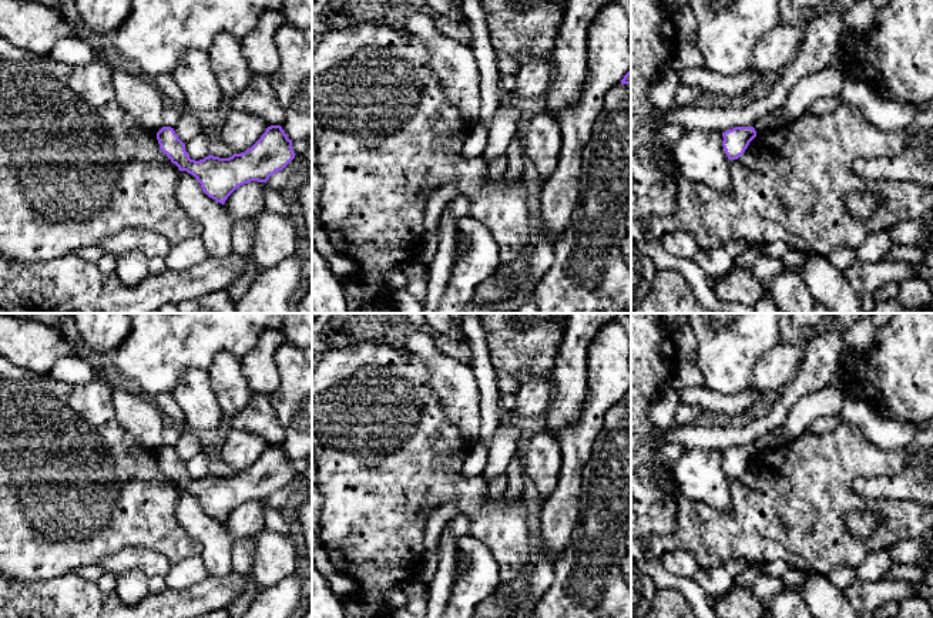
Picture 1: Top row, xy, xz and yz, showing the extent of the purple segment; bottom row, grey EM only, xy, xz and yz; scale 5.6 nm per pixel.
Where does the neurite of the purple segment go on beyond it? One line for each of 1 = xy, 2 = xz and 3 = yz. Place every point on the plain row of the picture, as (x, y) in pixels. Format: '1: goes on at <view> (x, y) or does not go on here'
1: does not go on here
2: does not go on here
3: does not go on here

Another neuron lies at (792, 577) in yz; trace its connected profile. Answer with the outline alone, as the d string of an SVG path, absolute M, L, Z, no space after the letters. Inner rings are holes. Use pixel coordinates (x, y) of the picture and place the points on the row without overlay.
M789 568L783 577L783 584L786 591L792 591L796 585L801 585L803 581L803 572L795 568Z

